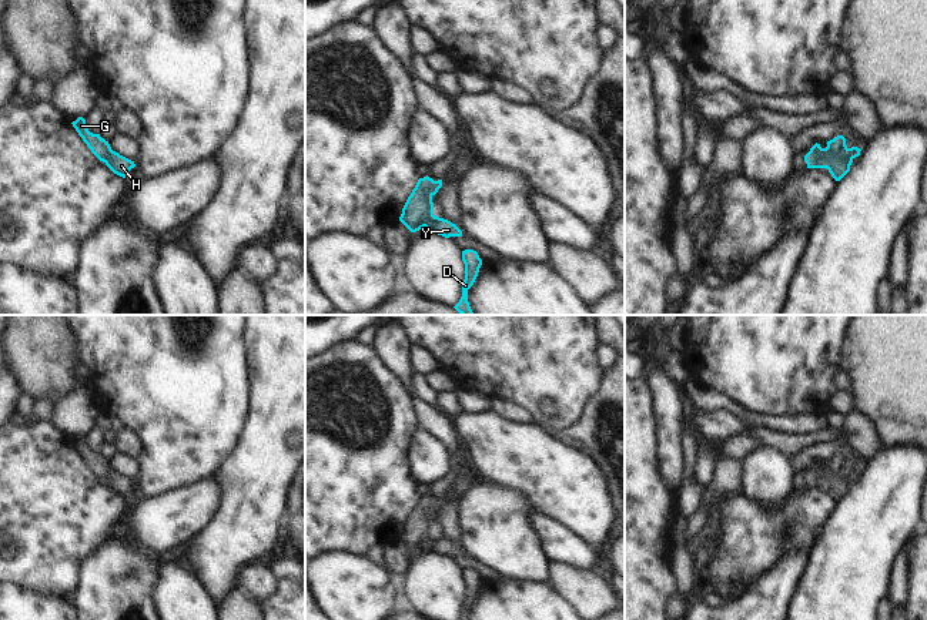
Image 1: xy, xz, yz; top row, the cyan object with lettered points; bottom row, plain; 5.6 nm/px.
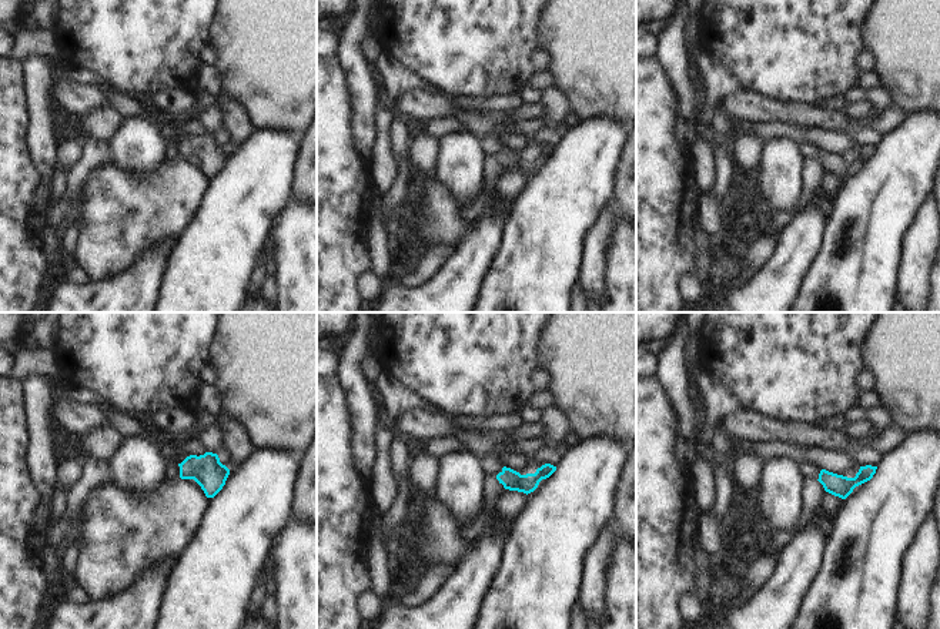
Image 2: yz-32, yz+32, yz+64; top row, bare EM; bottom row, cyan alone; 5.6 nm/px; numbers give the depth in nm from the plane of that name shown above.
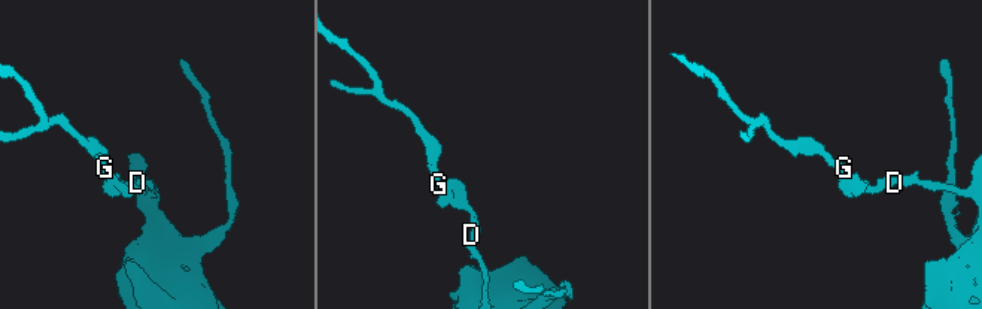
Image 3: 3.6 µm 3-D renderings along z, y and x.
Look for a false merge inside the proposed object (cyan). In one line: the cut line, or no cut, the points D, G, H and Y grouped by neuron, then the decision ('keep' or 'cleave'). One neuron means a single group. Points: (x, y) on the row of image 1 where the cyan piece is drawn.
cut none; groups D G H Y; keep

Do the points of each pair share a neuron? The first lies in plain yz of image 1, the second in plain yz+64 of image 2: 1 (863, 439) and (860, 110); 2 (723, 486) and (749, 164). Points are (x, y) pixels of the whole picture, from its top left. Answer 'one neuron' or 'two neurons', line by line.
1: two neurons
2: one neuron

